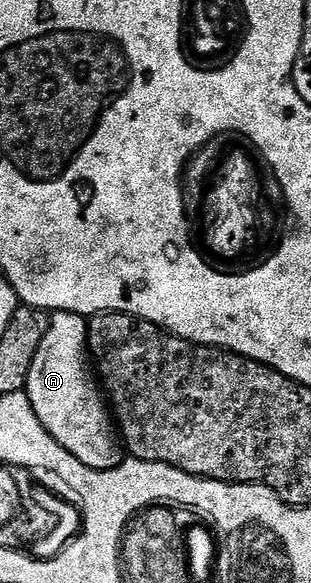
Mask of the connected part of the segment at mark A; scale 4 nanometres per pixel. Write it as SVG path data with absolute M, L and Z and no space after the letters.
M69 311L52 315L50 329L46 329L46 337L42 337L38 353L34 353L26 390L34 413L38 413L38 421L42 421L50 437L54 437L62 449L74 453L82 465L109 471L123 464L126 451L113 412L90 366L88 319L85 316Z

